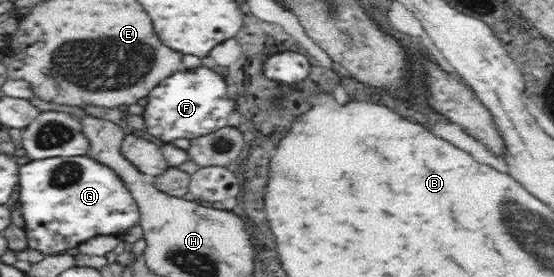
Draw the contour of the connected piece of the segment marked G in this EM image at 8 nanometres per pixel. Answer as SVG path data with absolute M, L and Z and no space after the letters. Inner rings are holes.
M57 156L43 160L30 160L19 168L21 186L21 214L25 220L24 234L27 235L27 251L41 252L43 255L63 254L78 248L97 236L121 238L129 228L140 224L140 212L135 199L124 182L106 166L87 156Z

